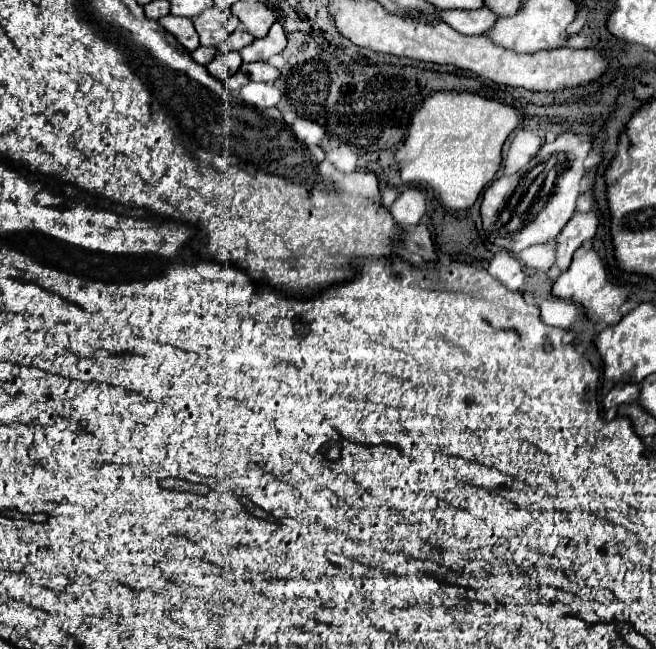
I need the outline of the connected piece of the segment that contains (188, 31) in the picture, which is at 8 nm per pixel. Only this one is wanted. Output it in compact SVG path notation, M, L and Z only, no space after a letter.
M164 16L158 20L160 26L164 26L170 34L176 36L176 40L188 50L188 52L194 52L198 46L200 46L200 38L196 38L196 30L192 26L192 20L190 18L180 18L180 16Z

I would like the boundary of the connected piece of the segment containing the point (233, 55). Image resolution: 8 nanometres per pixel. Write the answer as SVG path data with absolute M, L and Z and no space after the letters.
M218 52L216 58L206 68L212 76L226 82L232 74L240 70L240 66L242 66L242 58L238 52Z

